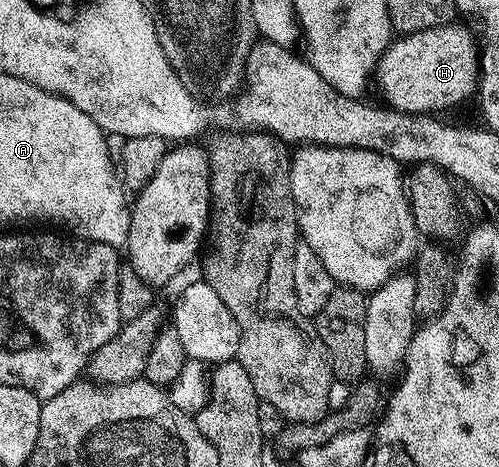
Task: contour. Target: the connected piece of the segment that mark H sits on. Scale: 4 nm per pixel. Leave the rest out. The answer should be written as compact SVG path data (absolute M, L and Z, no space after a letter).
M458 22L442 25L438 28L426 28L420 32L408 32L387 45L379 60L377 84L383 87L387 95L386 103L397 112L413 112L416 114L439 114L442 108L451 108L462 100L476 95L481 75L481 52L477 40L471 37L467 28Z

